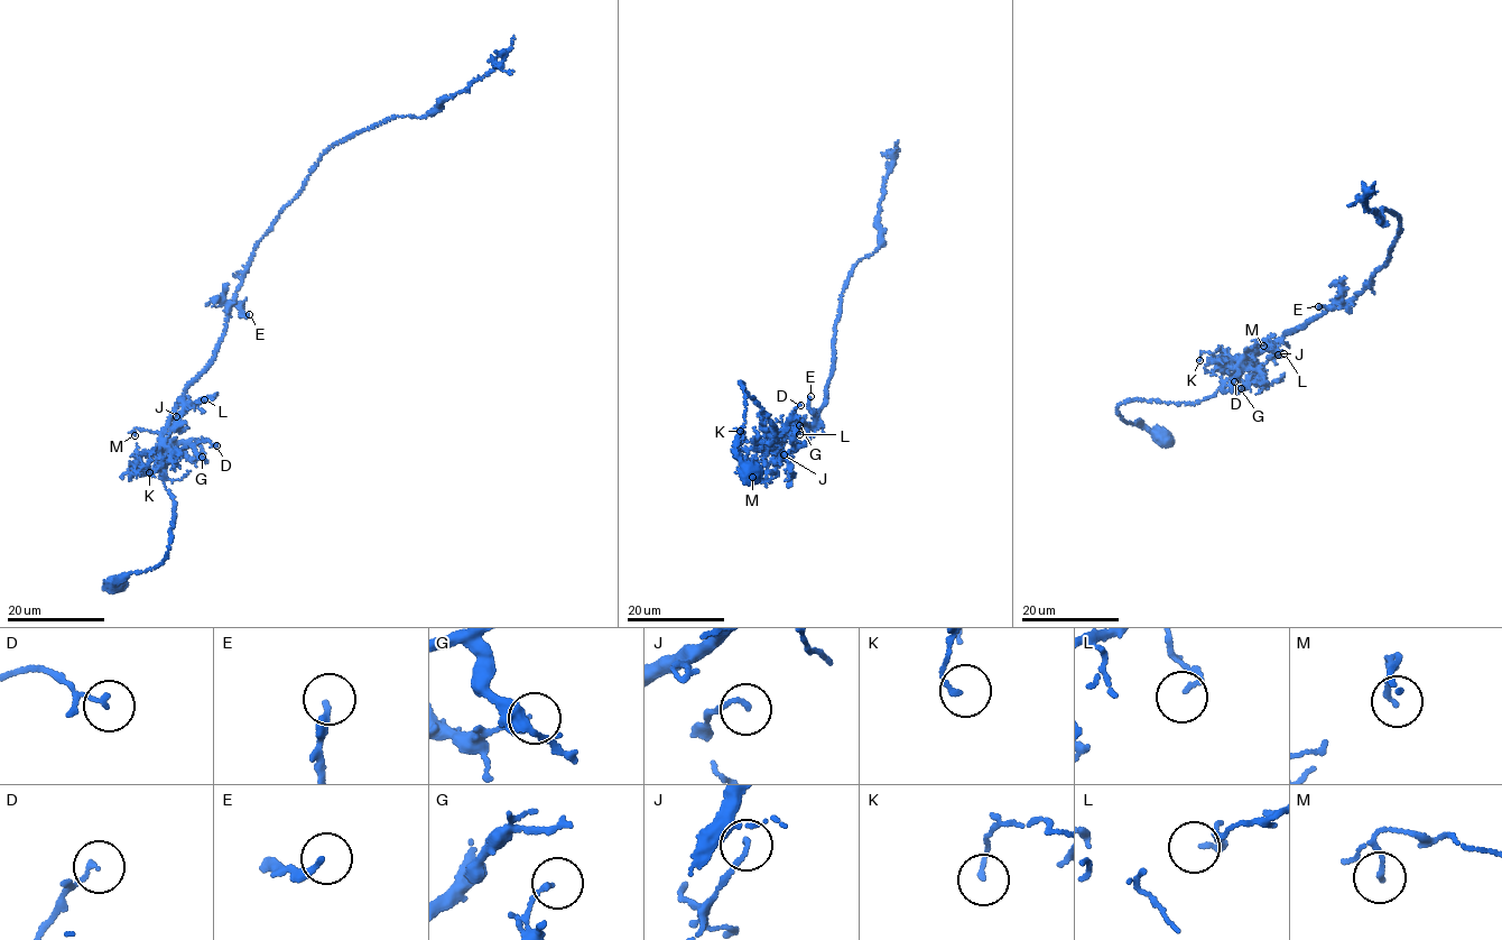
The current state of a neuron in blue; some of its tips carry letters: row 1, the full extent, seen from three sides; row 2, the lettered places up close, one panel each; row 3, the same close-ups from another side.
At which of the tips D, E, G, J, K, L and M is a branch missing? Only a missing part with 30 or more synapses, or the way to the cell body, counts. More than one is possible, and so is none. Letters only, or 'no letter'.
G

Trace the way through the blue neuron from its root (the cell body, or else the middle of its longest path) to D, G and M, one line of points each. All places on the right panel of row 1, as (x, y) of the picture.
D: (1162, 435), (1127, 422), (1118, 405), (1137, 398), (1194, 403), (1215, 394), (1238, 367), (1242, 372), (1234, 381)
G: (1162, 435), (1127, 422), (1118, 405), (1137, 398), (1193, 403), (1212, 396), (1242, 368), (1263, 375), (1241, 388)
M: (1162, 435), (1127, 422), (1118, 405), (1137, 398), (1193, 403), (1212, 396), (1258, 352), (1263, 339), (1263, 346)

